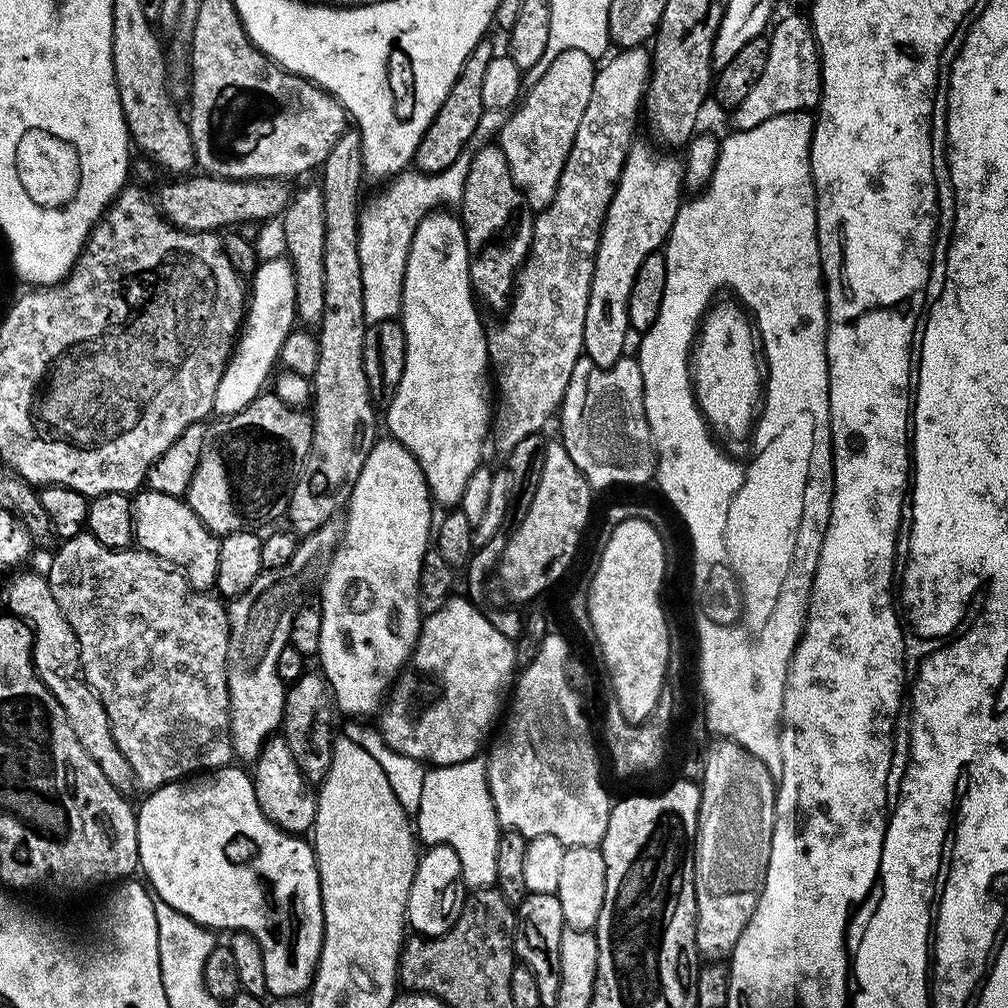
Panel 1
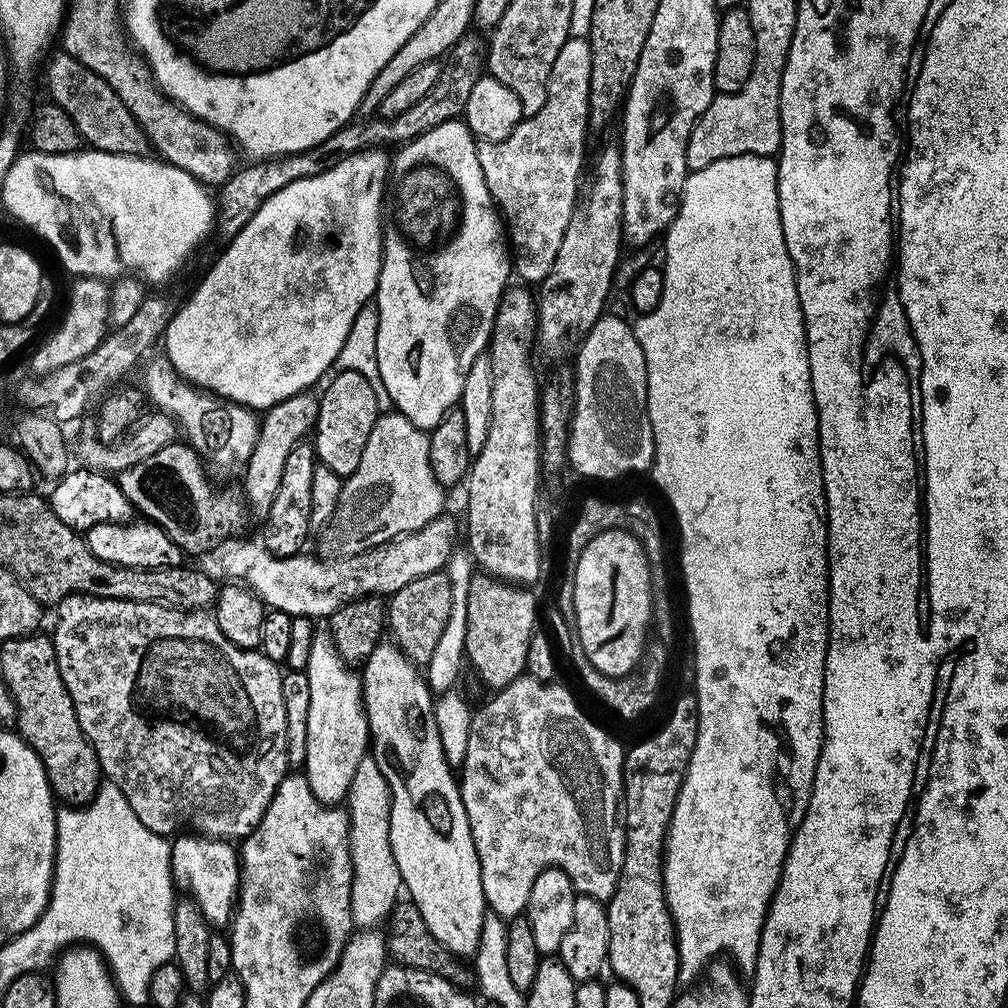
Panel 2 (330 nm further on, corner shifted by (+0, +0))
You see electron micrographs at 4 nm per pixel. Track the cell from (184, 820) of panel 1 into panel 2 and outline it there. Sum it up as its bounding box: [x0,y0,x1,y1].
[171,834,240,925]

